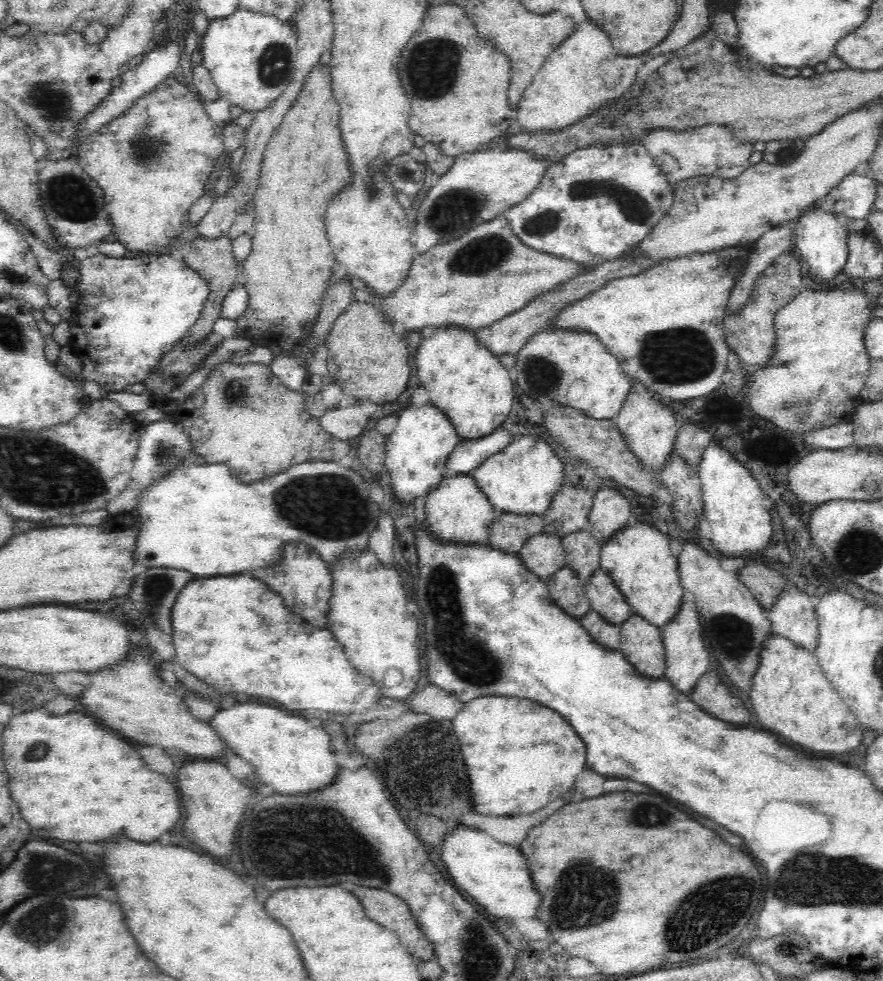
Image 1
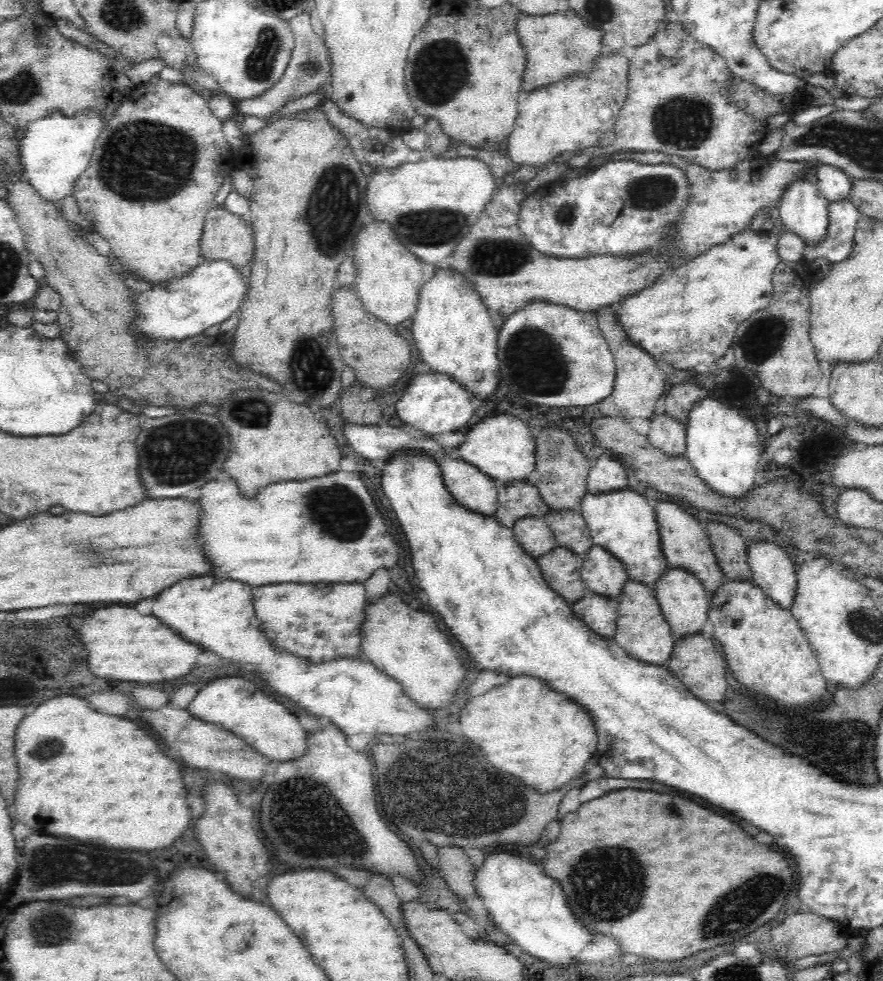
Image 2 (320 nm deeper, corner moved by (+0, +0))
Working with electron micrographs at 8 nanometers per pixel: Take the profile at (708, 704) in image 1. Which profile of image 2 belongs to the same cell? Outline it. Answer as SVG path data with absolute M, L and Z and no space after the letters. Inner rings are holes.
M700 634L675 640L674 650L672 650L672 655L667 664L667 668L702 702L716 707L714 702L726 702L728 700L728 688L726 688L727 664L724 657L716 651L712 639L706 639Z

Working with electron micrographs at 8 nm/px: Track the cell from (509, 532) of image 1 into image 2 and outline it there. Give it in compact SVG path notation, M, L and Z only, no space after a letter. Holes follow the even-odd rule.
M527 482L497 486L498 508L494 514L500 526L512 529L526 516L545 518L549 509L542 501L537 488Z

